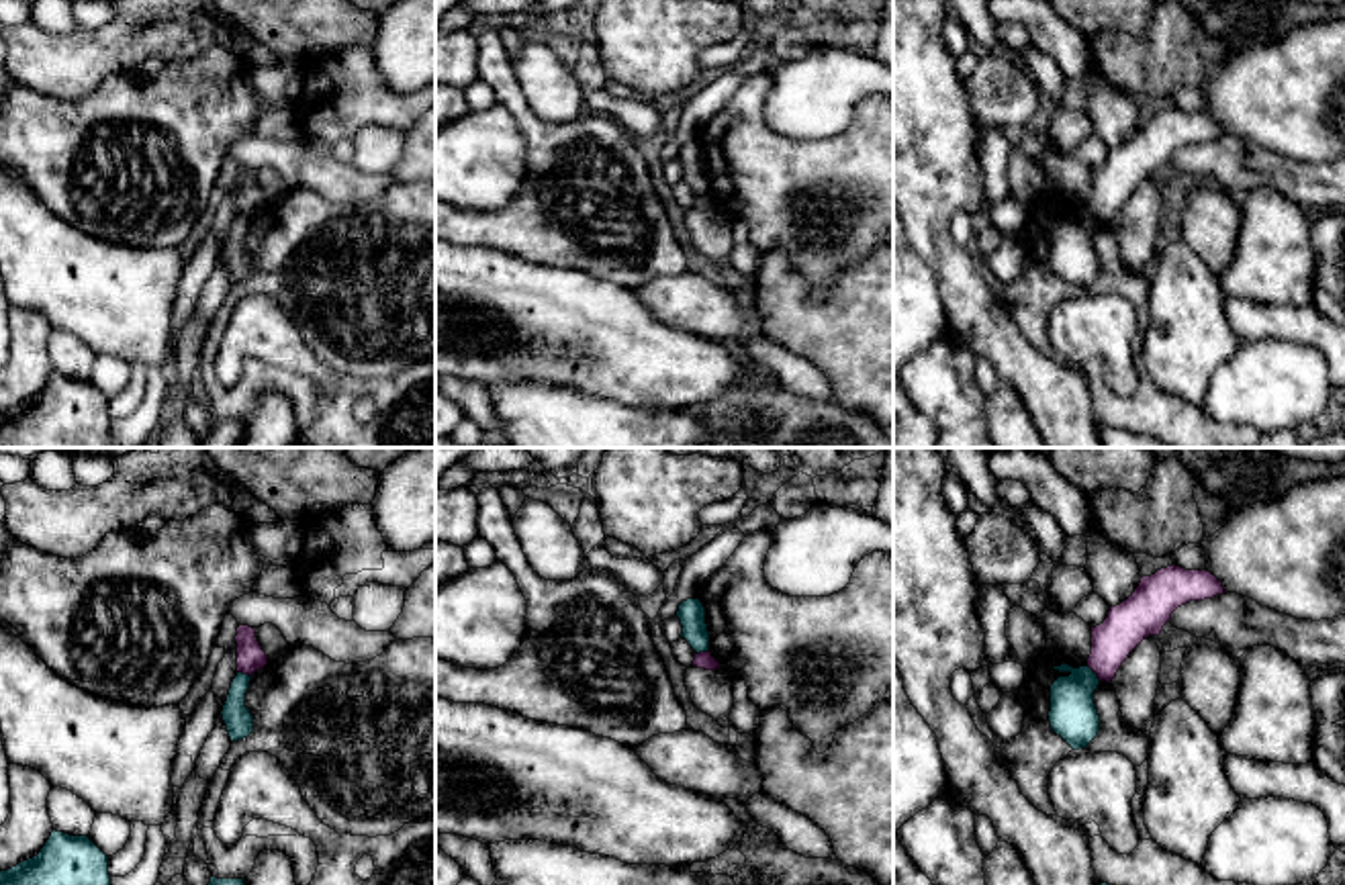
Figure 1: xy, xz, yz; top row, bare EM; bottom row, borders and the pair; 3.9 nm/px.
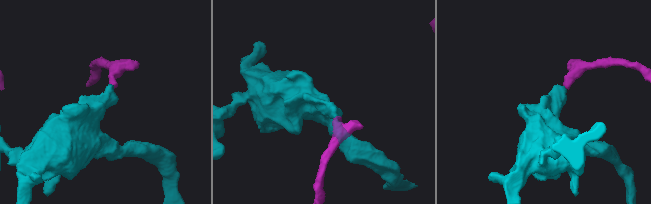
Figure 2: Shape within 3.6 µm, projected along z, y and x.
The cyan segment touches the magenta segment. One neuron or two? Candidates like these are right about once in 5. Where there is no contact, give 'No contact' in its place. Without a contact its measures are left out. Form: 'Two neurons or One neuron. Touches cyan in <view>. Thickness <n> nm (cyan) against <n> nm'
Two neurons. Touches cyan in yz. Thickness 190 nm (cyan) against 170 nm

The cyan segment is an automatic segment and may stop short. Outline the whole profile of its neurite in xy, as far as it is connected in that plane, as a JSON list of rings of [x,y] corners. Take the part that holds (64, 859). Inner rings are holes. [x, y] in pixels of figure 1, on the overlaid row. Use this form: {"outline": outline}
{"outline": [[[53,830],[37,856],[0,871],[0,885],[110,885],[108,856],[88,836]]]}

